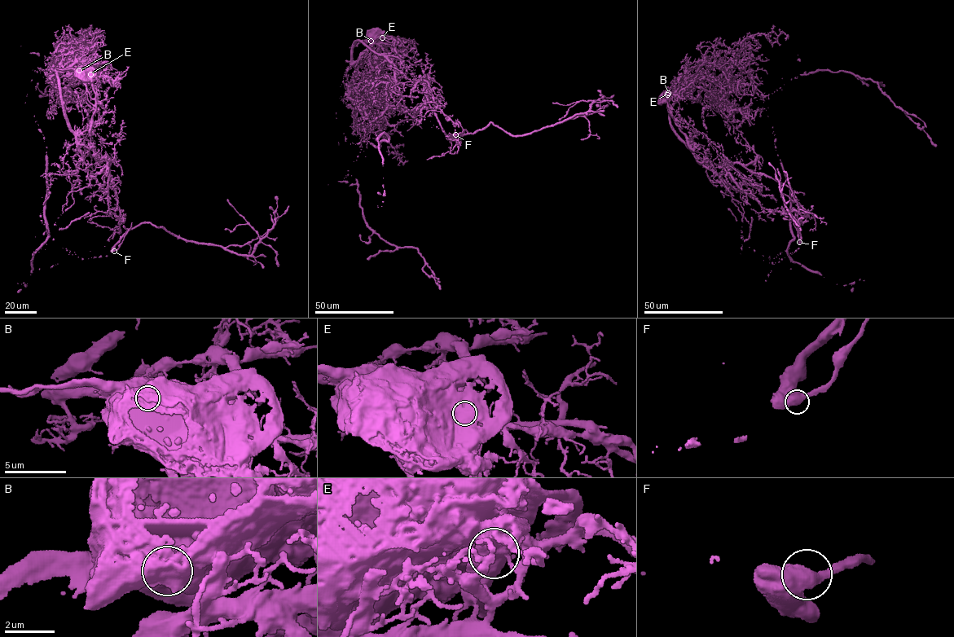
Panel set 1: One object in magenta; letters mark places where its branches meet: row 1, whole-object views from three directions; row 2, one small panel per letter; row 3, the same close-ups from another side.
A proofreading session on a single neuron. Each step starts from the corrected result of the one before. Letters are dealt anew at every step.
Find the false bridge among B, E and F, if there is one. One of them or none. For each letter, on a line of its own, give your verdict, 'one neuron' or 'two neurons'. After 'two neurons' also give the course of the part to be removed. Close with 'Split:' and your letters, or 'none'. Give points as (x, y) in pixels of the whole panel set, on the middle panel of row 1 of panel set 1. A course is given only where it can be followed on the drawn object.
B: one neuron
E: two neurons | (382, 37), (392, 37), (396, 41), (395, 48), (411, 57)
F: one neuron
Split: E

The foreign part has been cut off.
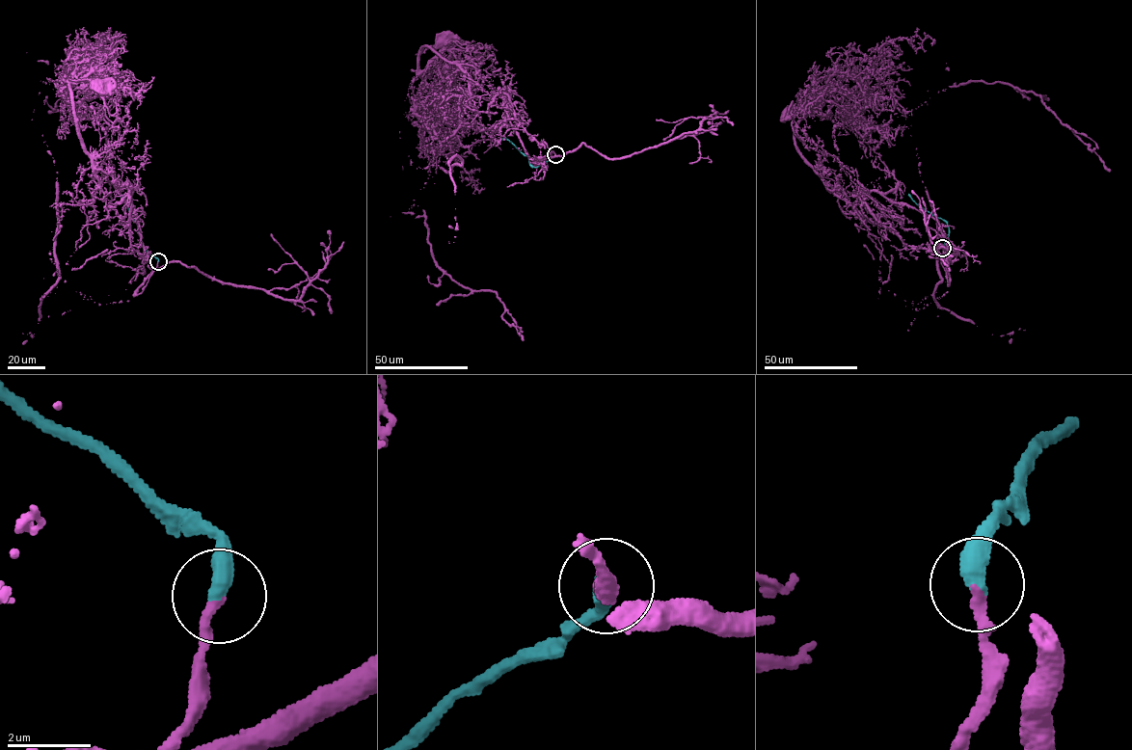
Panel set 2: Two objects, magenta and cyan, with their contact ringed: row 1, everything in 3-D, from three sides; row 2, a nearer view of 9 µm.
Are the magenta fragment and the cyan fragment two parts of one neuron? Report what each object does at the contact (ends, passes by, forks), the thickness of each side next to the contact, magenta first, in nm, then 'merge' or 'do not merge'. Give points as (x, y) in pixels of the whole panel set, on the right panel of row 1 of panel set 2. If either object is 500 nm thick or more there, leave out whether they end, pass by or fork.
260/500 nm | merge

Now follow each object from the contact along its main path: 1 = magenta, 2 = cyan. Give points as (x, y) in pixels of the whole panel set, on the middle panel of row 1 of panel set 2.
1: (555, 154), (476, 64), (423, 46), (419, 68), (443, 38)
2: (555, 154), (532, 167), (528, 157), (502, 138)

